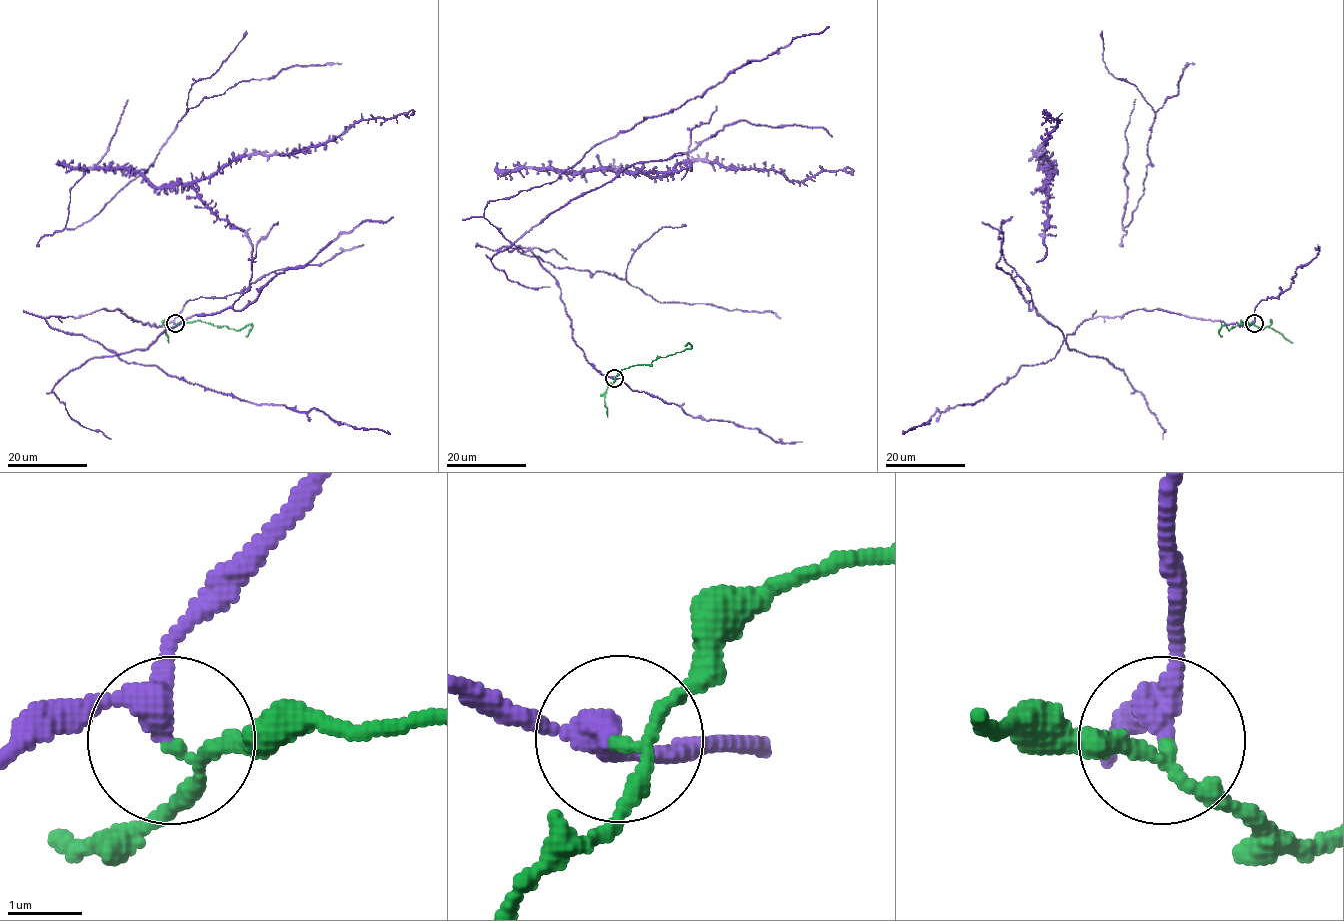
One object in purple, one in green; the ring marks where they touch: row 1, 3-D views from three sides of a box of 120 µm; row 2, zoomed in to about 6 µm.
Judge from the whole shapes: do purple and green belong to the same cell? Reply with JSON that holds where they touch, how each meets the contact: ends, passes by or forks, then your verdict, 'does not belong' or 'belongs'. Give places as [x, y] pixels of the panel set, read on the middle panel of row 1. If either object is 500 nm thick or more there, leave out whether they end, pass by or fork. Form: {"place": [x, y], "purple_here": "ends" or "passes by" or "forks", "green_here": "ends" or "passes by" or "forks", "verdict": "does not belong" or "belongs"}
{"place": [614, 378], "purple_here": "passes by", "green_here": "passes by", "verdict": "does not belong"}

